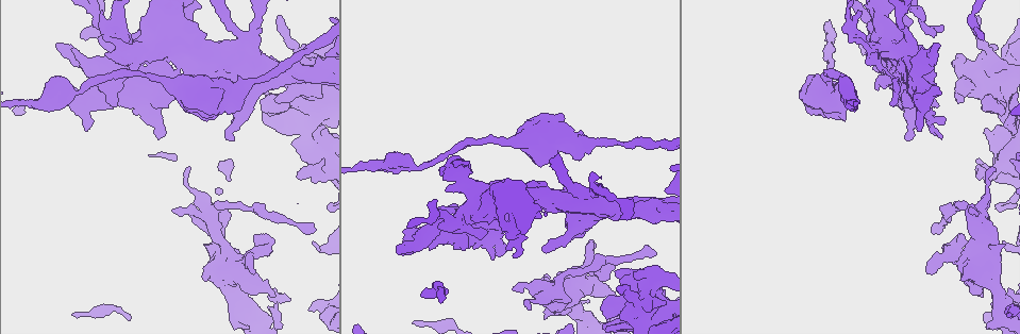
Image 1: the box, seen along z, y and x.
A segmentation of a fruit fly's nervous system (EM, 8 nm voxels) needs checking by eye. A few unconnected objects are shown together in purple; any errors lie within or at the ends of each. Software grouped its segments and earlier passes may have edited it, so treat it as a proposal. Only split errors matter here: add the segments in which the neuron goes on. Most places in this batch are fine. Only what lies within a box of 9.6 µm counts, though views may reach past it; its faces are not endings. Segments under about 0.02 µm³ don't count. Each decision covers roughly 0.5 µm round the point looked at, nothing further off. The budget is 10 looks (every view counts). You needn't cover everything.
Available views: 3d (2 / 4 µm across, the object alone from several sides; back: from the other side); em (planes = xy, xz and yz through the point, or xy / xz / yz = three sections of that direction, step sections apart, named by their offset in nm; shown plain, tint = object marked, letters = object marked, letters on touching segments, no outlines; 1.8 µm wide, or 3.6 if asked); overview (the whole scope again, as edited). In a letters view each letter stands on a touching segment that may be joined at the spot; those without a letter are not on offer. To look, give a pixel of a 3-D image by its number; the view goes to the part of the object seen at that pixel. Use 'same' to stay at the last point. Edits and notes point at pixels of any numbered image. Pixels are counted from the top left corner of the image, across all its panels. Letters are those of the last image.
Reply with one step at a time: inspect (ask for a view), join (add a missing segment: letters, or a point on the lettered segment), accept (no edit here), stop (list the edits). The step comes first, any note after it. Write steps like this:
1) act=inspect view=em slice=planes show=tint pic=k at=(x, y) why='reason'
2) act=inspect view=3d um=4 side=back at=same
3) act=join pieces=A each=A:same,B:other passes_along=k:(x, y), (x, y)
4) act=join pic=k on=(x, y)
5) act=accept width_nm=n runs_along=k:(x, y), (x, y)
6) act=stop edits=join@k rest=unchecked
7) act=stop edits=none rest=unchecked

act=inspect view=3d um=2 pic=1 at=(315, 231) why='free end'

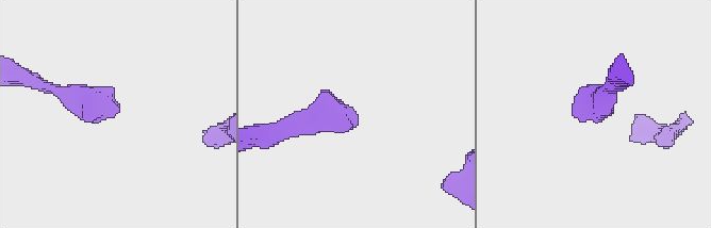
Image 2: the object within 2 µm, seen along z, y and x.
act=inspect view=em um=3.6 slice=planes show=letters pic=2 at=(358, 117) why='need the tissue'

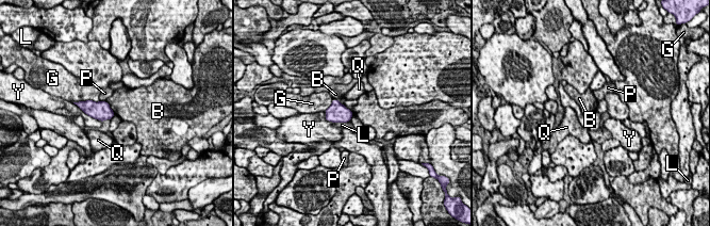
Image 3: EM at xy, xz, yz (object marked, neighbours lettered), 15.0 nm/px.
act=accept each=B:other,G:other,L:other,P:other,Q:other,Y:other border=3:(333, 98), (343, 105) found='no lettered segment goes on from it'

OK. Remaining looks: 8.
act=inspect view=3d um=4 pic=1 at=(299, 176) why='stops while still wide'

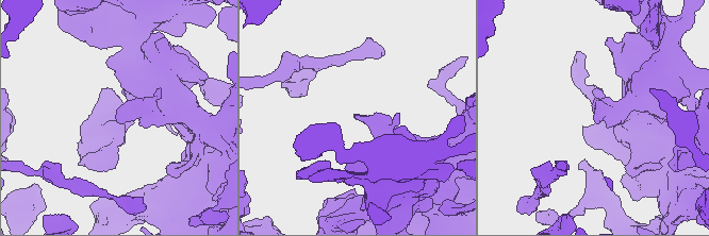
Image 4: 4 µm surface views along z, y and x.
act=inspect view=em um=3.6 slice=xy step=16 show=letters pic=4 at=(116, 120) why='shape alone is not enough'

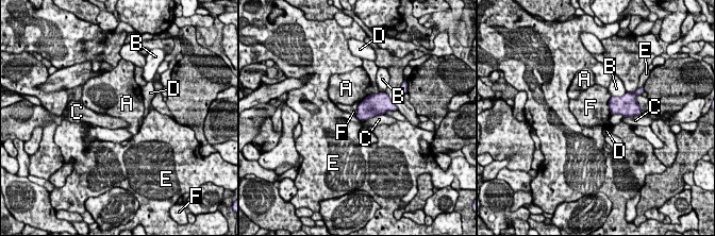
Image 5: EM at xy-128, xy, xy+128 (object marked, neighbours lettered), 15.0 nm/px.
act=accept each=A:other,B:other,C:other,D:other,E:other,F:other found='none of them fits'

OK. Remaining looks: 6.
act=inspect view=em um=3.6 slice=xy step=8 show=letters pic=1 at=(845, 120) why='an open end'

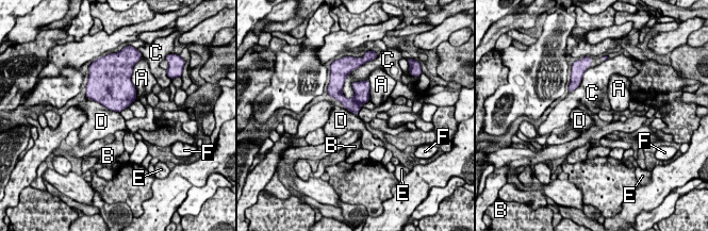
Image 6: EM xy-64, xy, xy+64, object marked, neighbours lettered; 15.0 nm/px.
act=inspect view=em um=3.6 slice=planes show=letters at=same

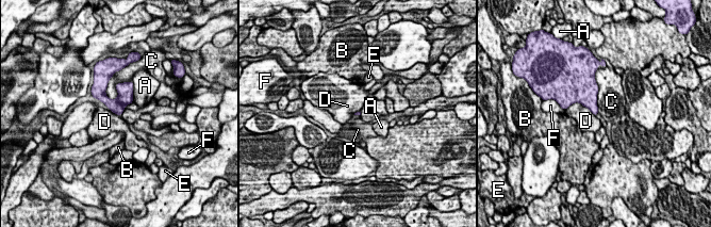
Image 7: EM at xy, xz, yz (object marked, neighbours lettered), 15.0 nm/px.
act=accept each=A:other,B:other,C:other,D:other,E:other,F:other border=7:(131, 80), (105, 95) found='none of them fits'

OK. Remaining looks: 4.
act=inspect view=3d um=4 pic=1 at=(132, 54) why='sharp bend'

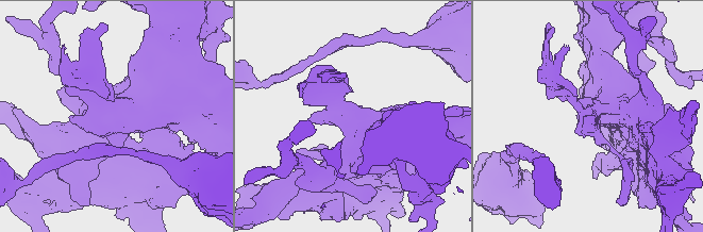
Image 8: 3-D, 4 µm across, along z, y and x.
act=inspect view=em slice=planes show=letters pic=8 at=(355, 118)

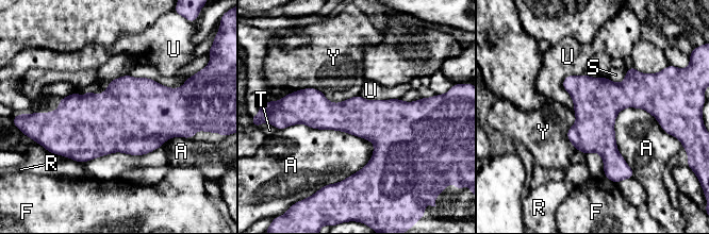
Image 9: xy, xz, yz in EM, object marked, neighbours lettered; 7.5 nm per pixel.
act=accept each=A:other,F:other,R:other,S:other,T:other,U:other,Y:other border=9:(582, 73), (562, 82), (574, 111) found='none of them fits'

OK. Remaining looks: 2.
act=stop edits=none rest=unchecked

